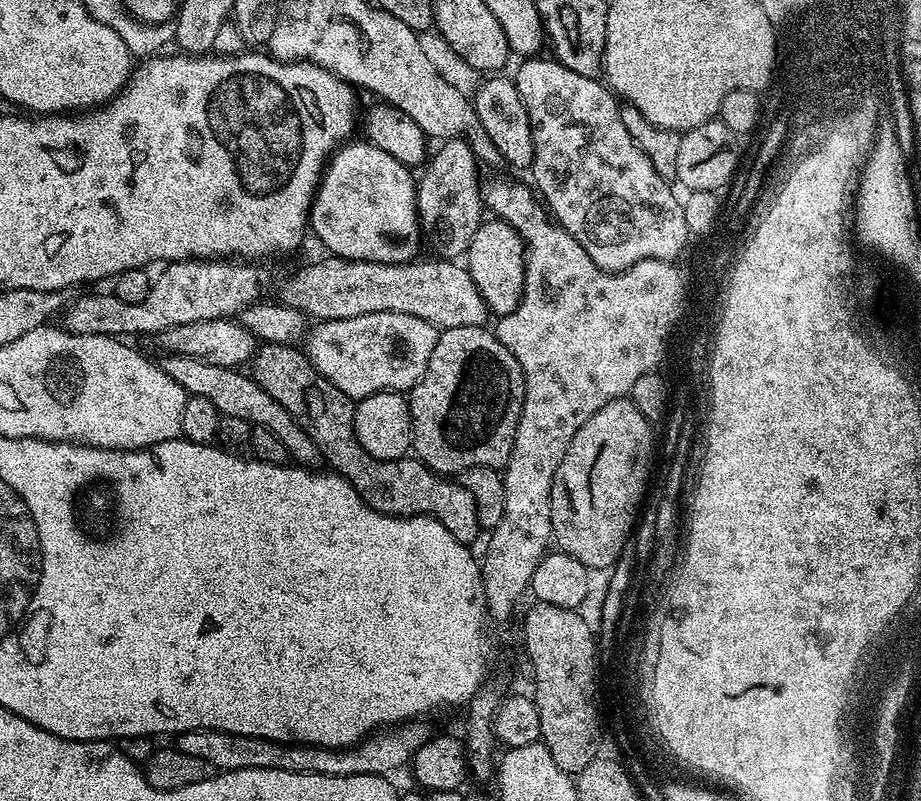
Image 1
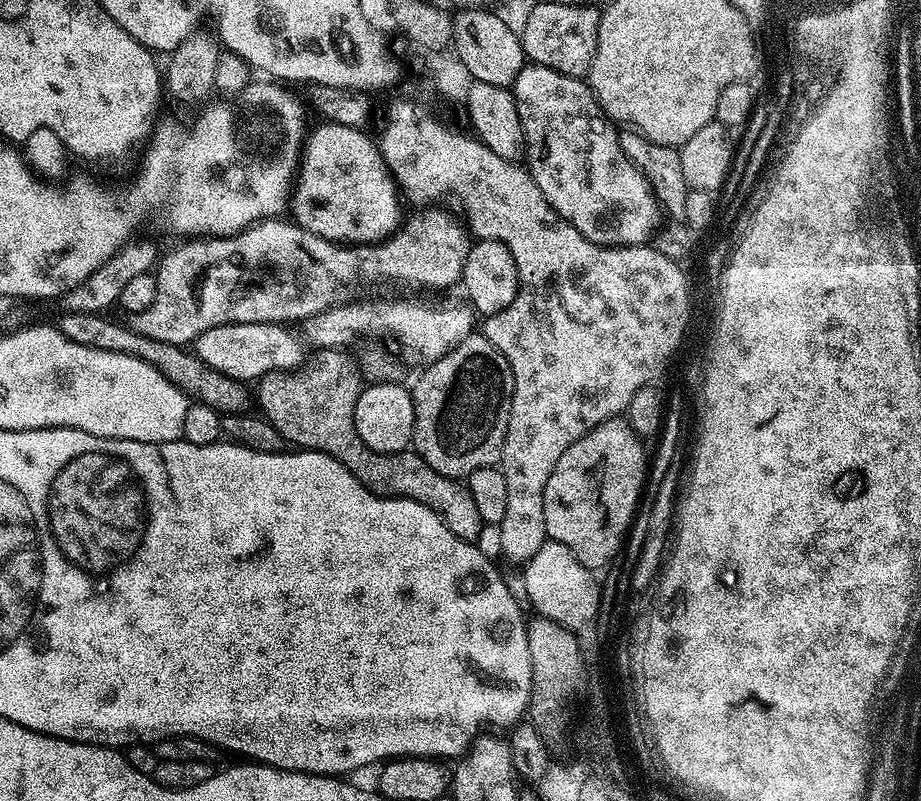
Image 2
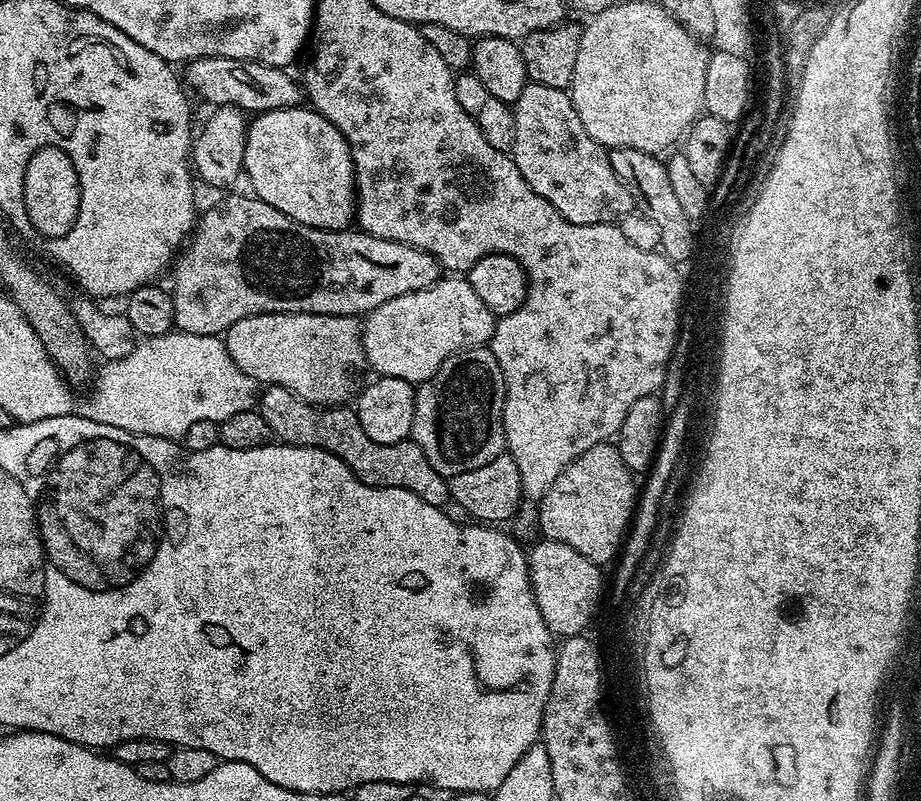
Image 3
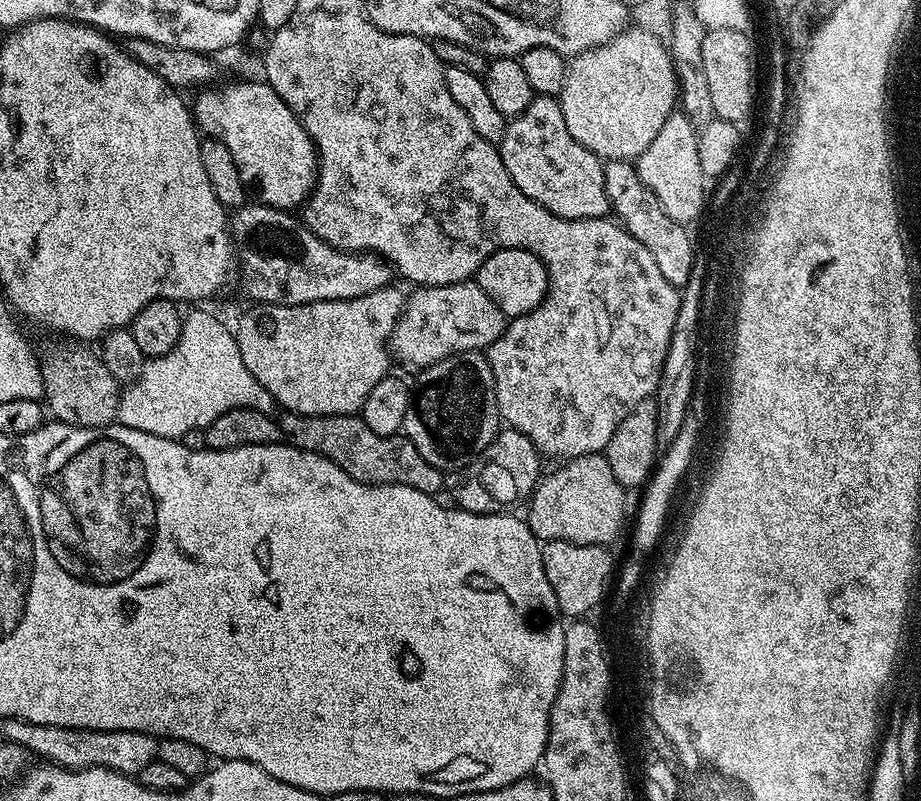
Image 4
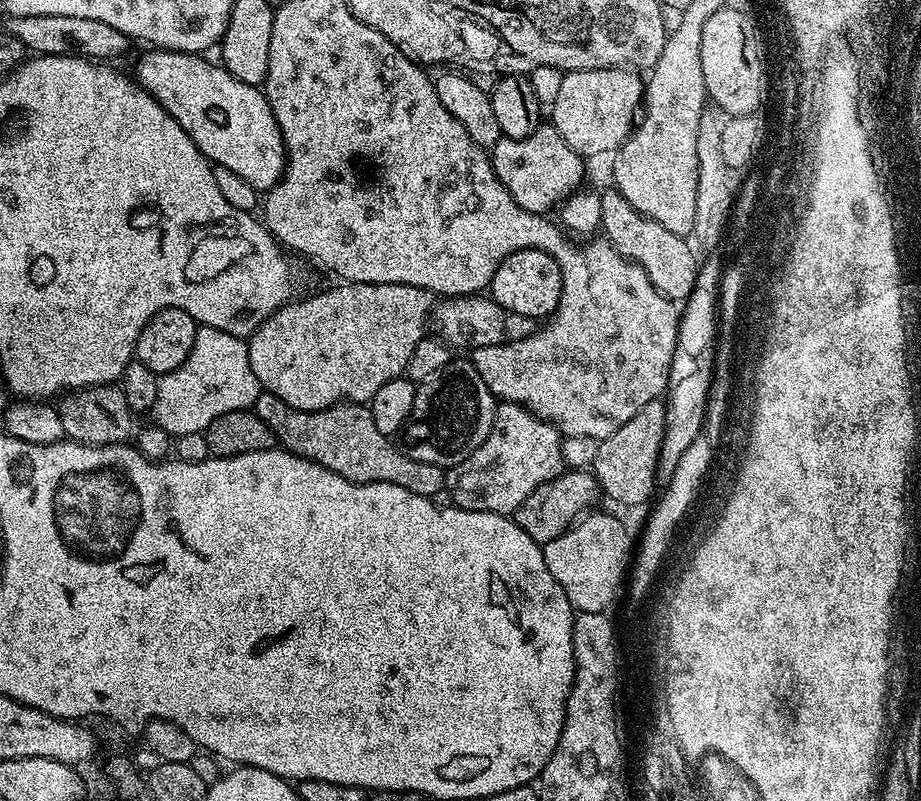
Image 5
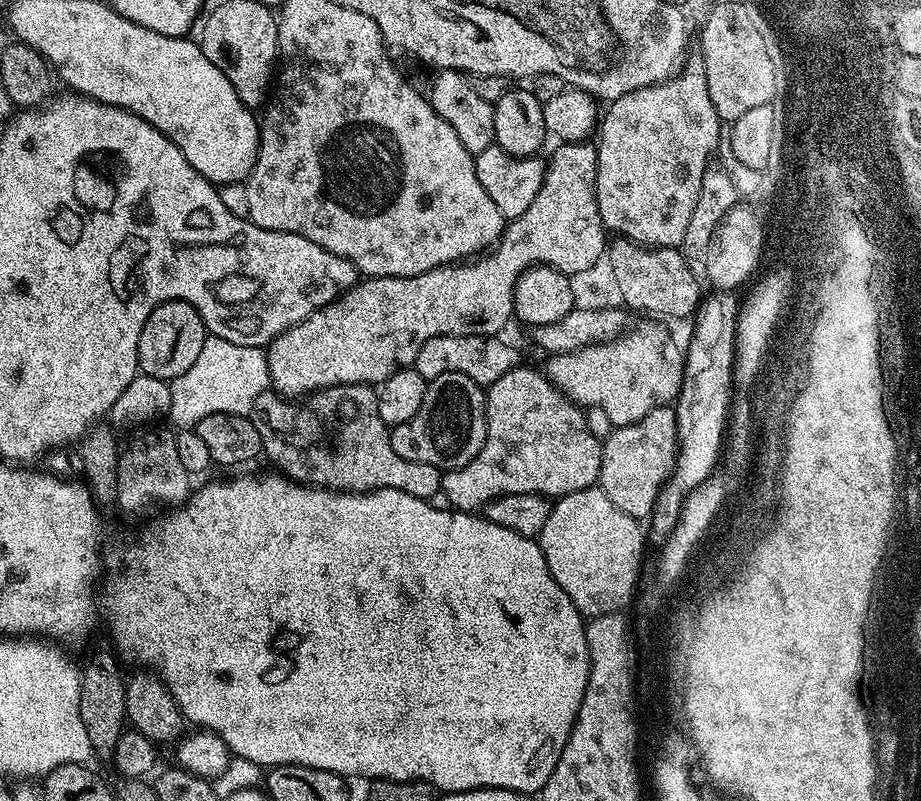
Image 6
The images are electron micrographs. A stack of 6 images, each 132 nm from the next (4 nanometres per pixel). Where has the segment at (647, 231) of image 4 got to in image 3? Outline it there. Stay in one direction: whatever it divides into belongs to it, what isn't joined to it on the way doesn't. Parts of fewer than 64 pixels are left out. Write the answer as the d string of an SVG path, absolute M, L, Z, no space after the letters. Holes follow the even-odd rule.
M618 146L608 149L610 166L614 166L614 174L618 174L620 181L630 190L633 201L640 204L648 211L654 227L660 231L659 251L663 252L673 262L685 262L693 259L692 251L696 248L696 232L692 229L694 220L682 210L678 198L670 186L670 174L668 165L659 155L646 150L634 150L630 146Z

